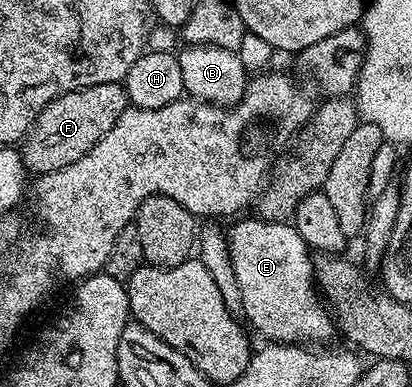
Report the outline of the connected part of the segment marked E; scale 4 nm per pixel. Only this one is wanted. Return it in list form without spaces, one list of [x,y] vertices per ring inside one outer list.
[[[238,219],[233,229],[228,229],[231,266],[235,266],[235,282],[243,293],[243,316],[254,333],[266,336],[266,341],[274,344],[300,344],[302,346],[321,346],[335,336],[335,320],[330,309],[319,295],[316,280],[313,279],[313,256],[311,249],[299,238],[292,223],[280,220]]]

